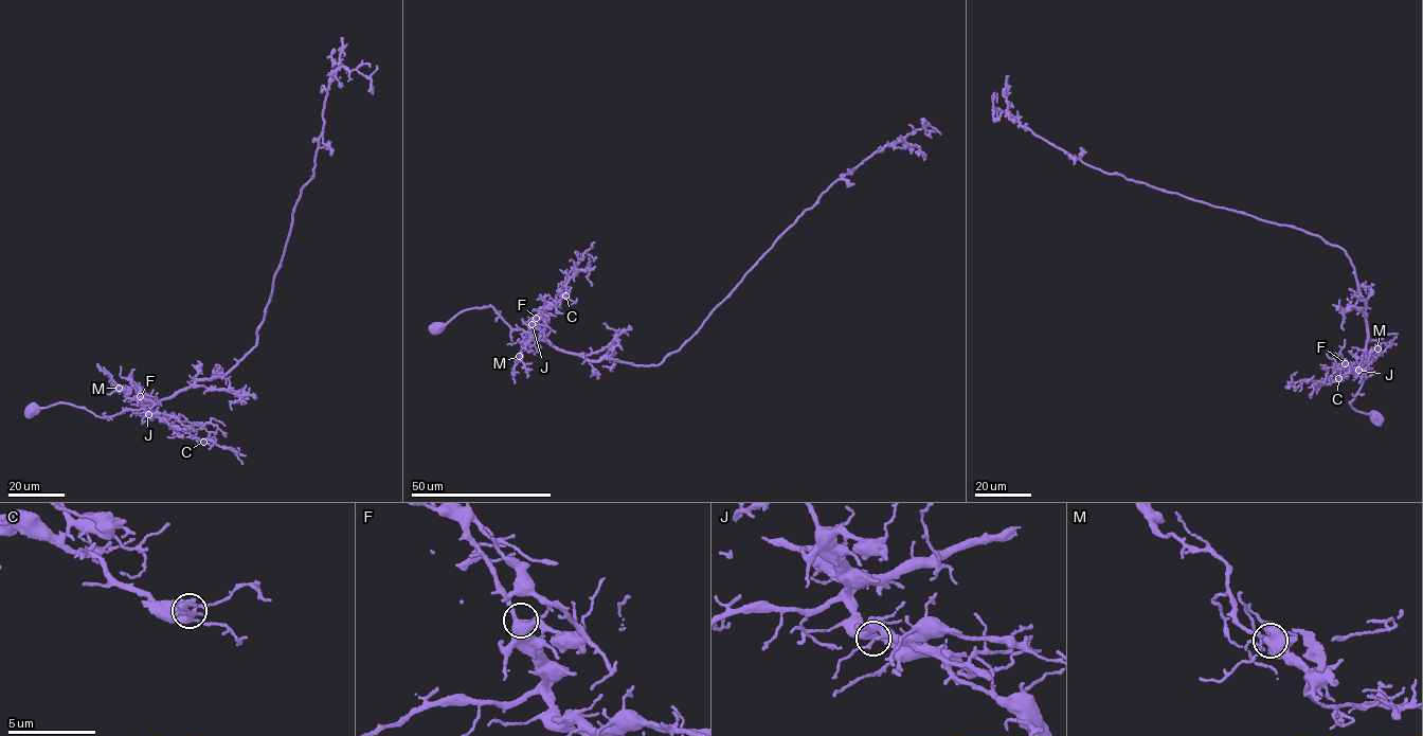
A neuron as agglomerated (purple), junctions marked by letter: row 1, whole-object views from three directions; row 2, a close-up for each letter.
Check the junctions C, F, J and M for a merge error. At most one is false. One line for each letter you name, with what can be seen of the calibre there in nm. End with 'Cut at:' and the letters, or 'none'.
Cut at: none

